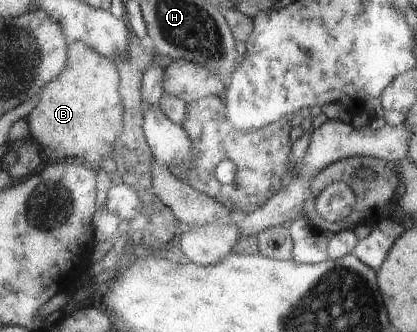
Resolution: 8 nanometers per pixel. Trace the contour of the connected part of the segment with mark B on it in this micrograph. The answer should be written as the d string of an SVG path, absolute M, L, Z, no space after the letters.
M72 41L67 46L67 66L37 96L37 105L28 116L32 140L44 152L48 161L84 160L96 169L104 158L114 160L115 145L125 127L125 106L121 99L121 76L114 60L102 56L82 41Z

